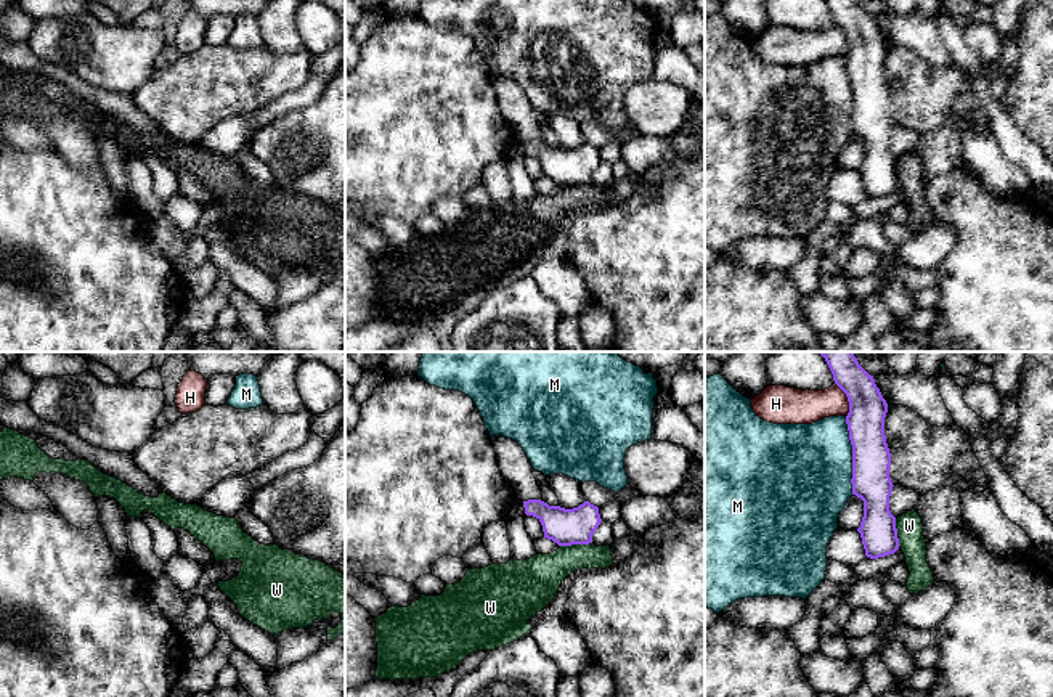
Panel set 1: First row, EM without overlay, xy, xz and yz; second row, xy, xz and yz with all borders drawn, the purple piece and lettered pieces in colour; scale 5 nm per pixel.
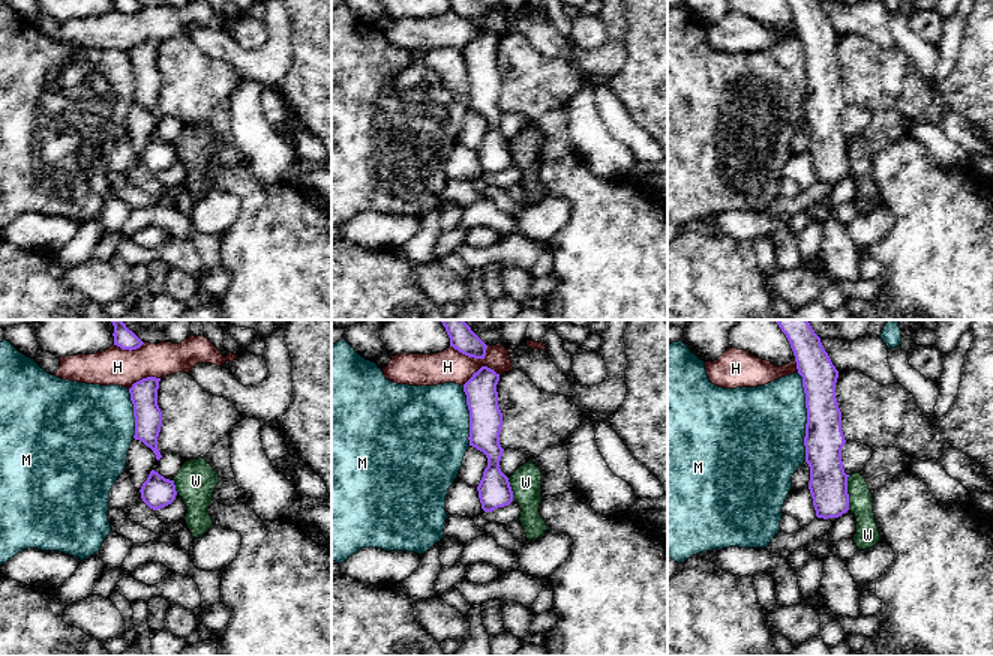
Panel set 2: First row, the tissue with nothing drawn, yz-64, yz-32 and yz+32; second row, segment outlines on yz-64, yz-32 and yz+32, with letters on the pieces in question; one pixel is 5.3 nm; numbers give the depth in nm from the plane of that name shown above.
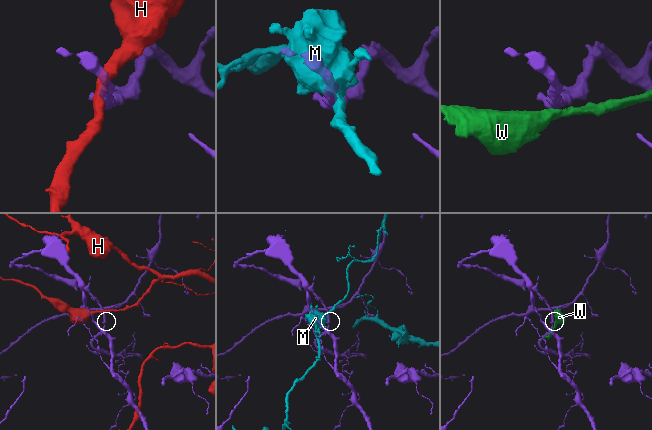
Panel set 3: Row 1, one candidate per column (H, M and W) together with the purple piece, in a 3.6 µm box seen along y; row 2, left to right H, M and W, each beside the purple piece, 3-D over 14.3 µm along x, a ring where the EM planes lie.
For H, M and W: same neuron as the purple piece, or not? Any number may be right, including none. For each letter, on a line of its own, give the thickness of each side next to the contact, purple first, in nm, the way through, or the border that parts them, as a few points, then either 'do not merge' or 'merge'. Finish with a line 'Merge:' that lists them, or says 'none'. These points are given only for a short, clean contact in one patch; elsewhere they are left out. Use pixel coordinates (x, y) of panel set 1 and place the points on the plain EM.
H: 190 nm thick on the purple side, 180 nm on the other; do not merge
M: 190 nm thick on the purple side, 460 nm on the other; do not merge
W: 190 nm thick on the purple side, 220 nm on the other; border along xz (591, 182), (561, 187); do not merge
Merge: none

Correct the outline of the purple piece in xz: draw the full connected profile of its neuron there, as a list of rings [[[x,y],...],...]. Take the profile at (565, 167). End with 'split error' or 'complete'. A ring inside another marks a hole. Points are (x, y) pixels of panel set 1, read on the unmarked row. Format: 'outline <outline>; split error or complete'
outline [[[541,140],[523,141],[525,154],[536,157],[544,172],[544,178],[559,186],[589,185],[602,159],[599,148],[584,141],[578,148],[565,149],[549,146]]]; complete

